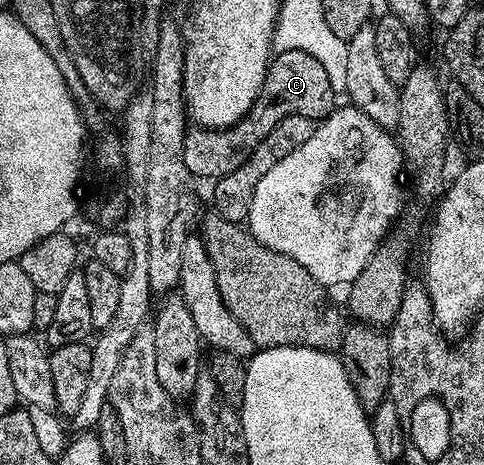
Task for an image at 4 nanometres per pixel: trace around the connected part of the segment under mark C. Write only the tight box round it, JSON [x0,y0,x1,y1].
[182,49,336,181]

